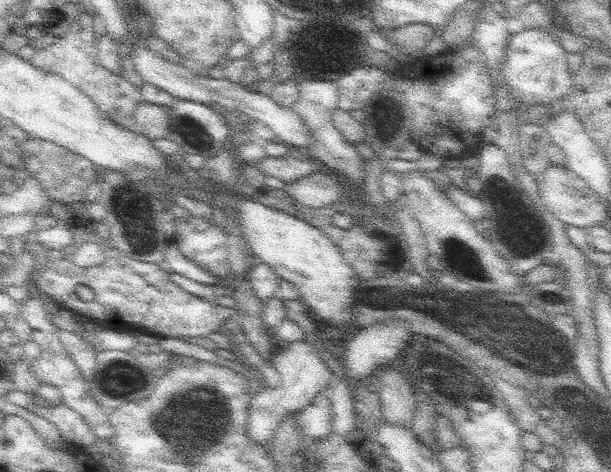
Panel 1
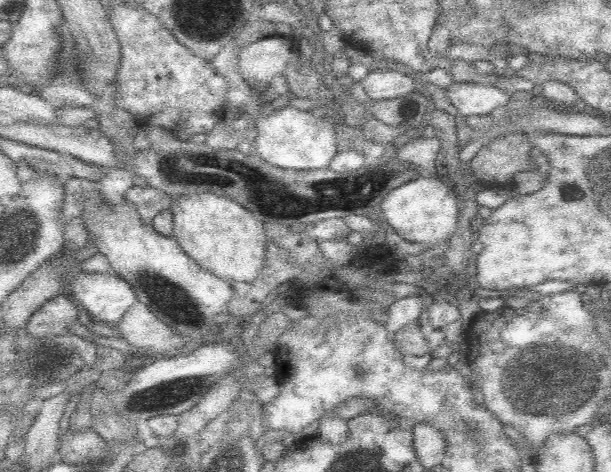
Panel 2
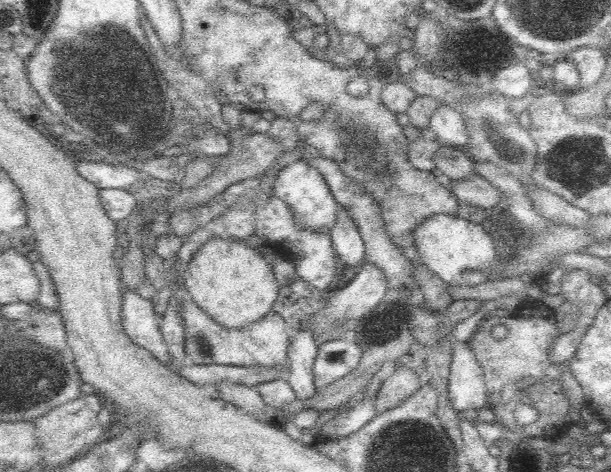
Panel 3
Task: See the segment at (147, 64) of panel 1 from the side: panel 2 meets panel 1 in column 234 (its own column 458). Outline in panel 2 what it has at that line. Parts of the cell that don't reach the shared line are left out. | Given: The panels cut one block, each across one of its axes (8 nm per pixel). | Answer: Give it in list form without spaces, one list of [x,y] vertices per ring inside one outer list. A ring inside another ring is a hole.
[[[452,84],[446,92],[446,98],[458,108],[460,116],[468,118],[468,116],[484,116],[484,114],[496,114],[496,110],[500,108],[506,108],[510,104],[512,98],[516,96],[508,96],[506,92],[502,92],[500,88],[494,88],[494,86],[484,86],[484,84]]]

